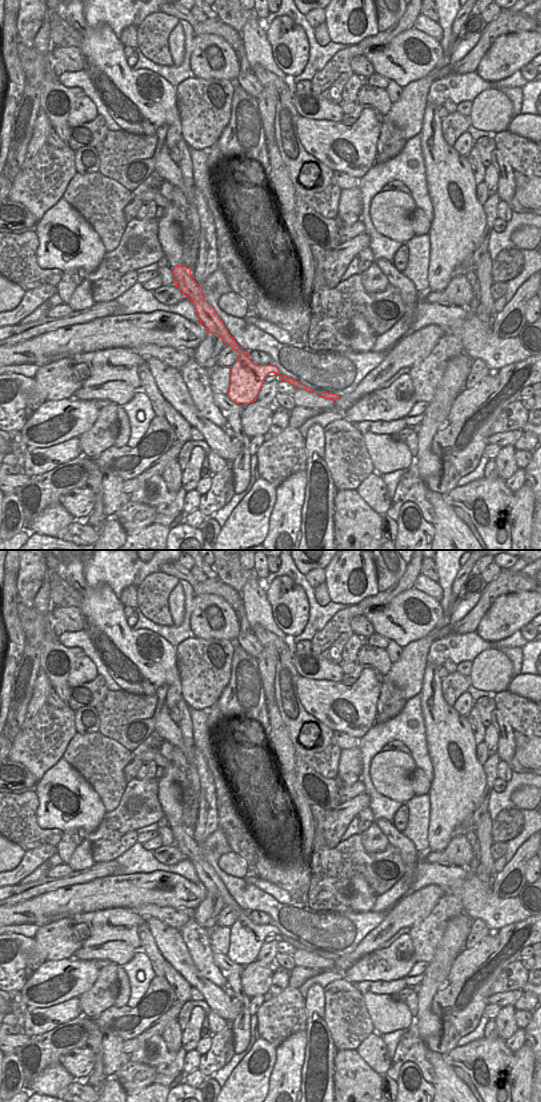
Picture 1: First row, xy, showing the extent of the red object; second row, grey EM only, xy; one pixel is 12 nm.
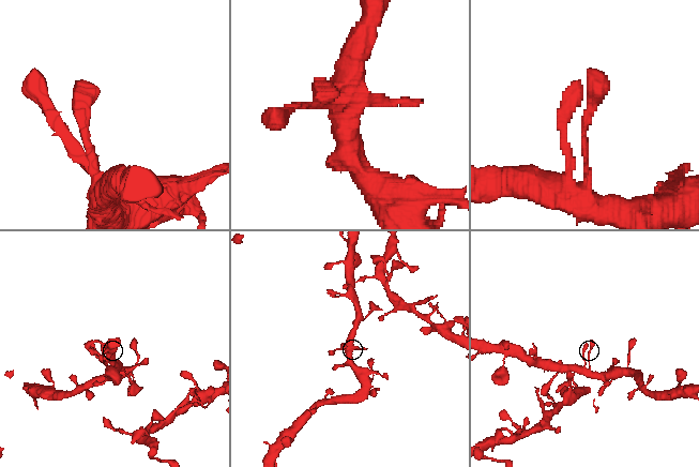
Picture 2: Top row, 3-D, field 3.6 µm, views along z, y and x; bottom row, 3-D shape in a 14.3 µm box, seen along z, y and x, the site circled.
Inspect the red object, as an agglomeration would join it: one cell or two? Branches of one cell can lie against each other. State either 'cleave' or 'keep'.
keep

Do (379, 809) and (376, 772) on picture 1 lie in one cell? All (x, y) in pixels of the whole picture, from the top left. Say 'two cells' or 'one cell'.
two cells

